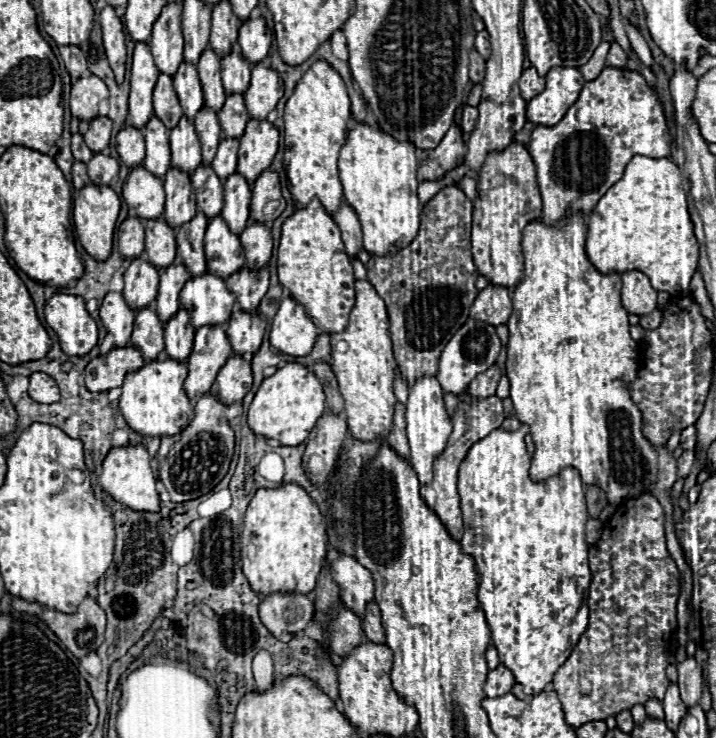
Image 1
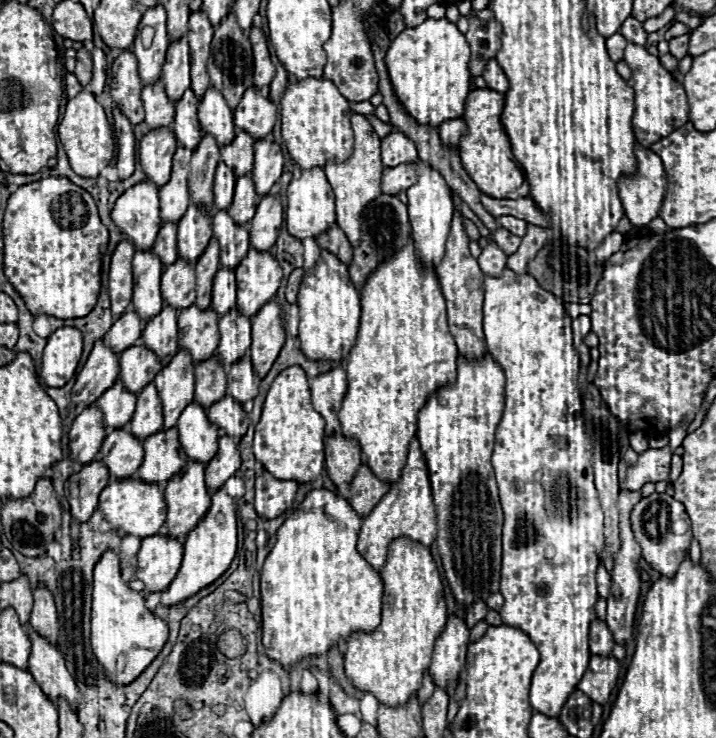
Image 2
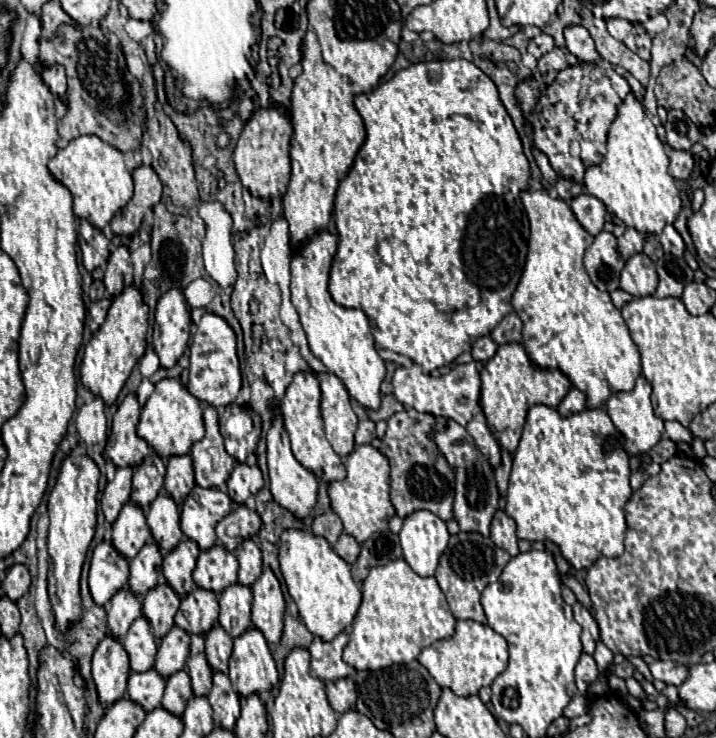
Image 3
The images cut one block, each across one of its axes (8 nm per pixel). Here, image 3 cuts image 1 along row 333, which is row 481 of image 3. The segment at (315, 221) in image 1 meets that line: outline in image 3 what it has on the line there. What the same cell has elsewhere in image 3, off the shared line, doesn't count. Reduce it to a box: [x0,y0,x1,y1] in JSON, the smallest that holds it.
[280,372,346,482]

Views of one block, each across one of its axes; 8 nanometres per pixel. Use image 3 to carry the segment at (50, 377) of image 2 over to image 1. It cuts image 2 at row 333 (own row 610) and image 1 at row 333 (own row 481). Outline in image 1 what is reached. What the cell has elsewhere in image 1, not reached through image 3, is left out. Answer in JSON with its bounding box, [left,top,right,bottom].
[44,294,98,356]

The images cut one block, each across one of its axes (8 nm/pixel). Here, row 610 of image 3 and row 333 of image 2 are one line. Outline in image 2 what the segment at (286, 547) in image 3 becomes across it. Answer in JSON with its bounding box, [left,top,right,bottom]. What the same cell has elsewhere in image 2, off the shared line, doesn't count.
[298,250,360,360]

